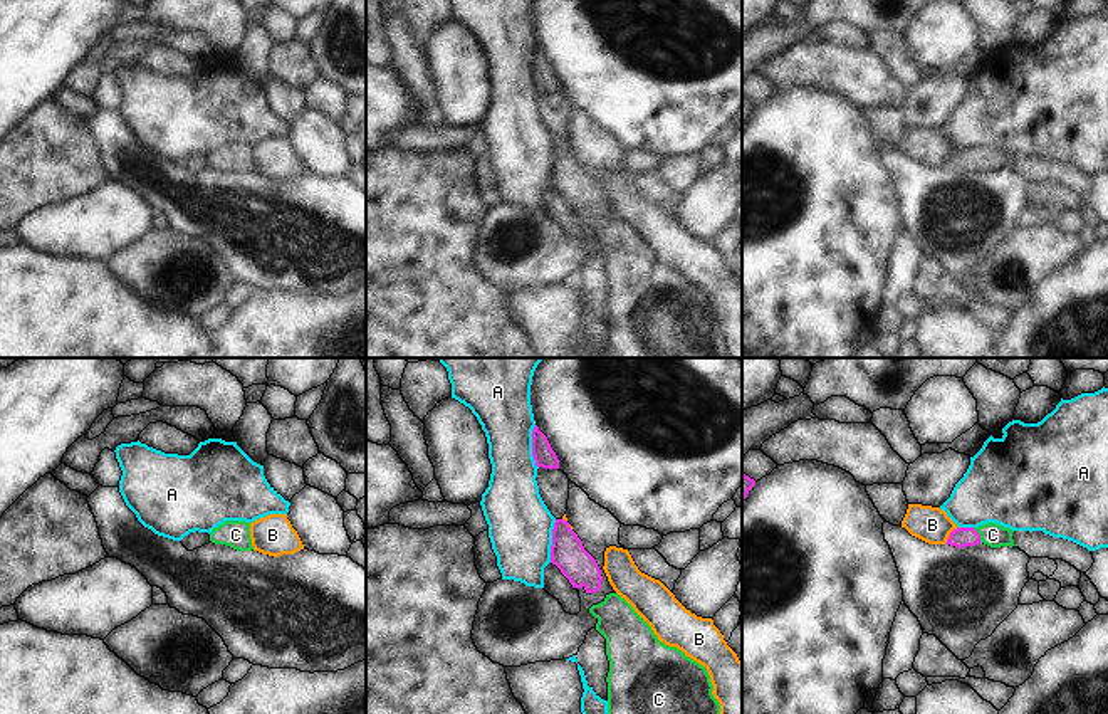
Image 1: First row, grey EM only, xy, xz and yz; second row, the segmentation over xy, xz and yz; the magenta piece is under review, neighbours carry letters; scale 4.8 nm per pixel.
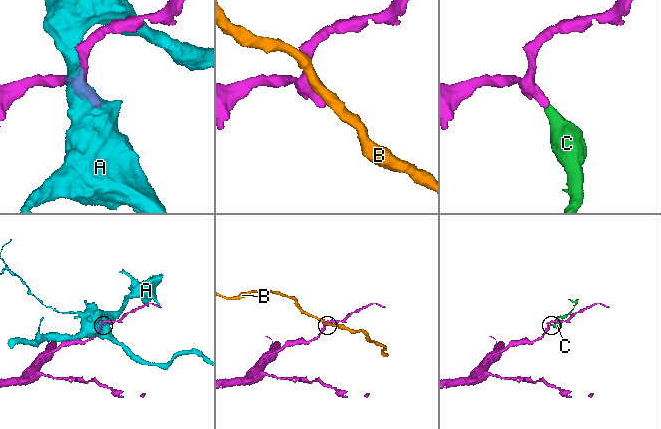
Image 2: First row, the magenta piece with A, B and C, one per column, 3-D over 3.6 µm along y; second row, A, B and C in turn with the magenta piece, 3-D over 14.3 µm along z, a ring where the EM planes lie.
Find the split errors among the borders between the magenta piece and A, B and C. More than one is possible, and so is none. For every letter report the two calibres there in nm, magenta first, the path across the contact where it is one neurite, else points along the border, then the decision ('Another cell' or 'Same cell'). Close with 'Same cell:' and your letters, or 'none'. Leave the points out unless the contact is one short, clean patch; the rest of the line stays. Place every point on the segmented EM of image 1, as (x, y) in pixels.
A: Thickness 160 nm (magenta) against 300 nm. Another cell
B: Thickness 100 nm (magenta) against 170 nm. Boundary: yz (957, 526), (944, 543). Another cell
C: Thickness 100 nm (magenta) against 120 nm. Path across: yz (962, 536), (979, 535), (993, 535). Same cell
Same cell: C

